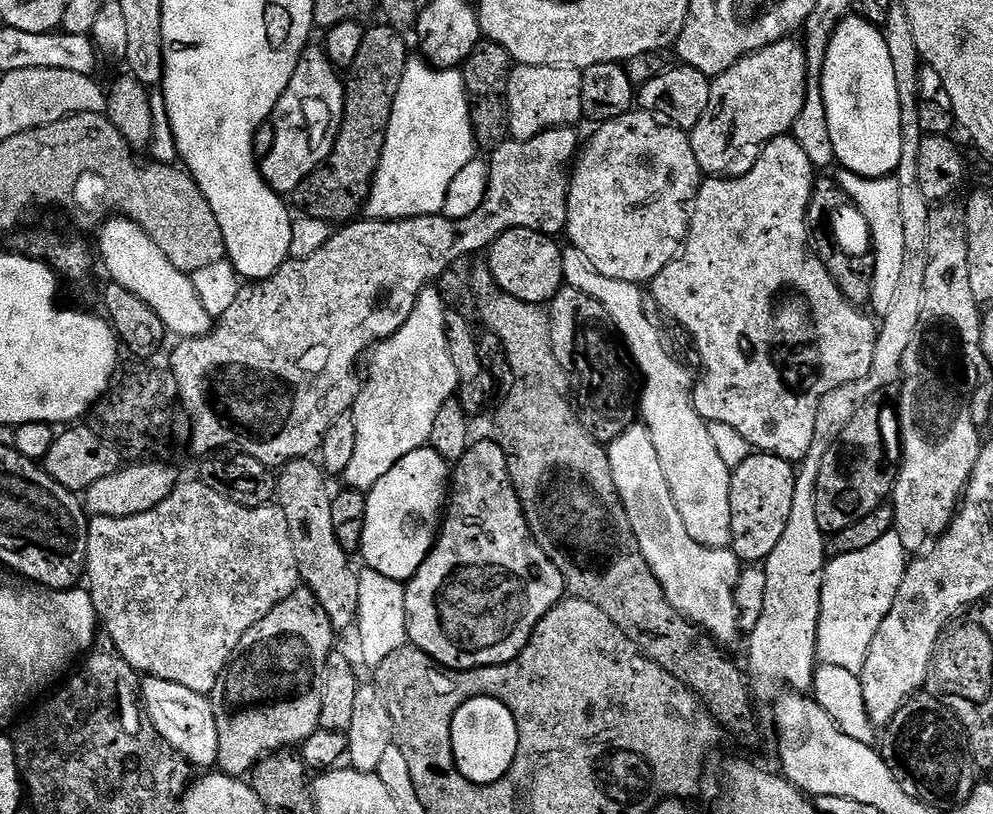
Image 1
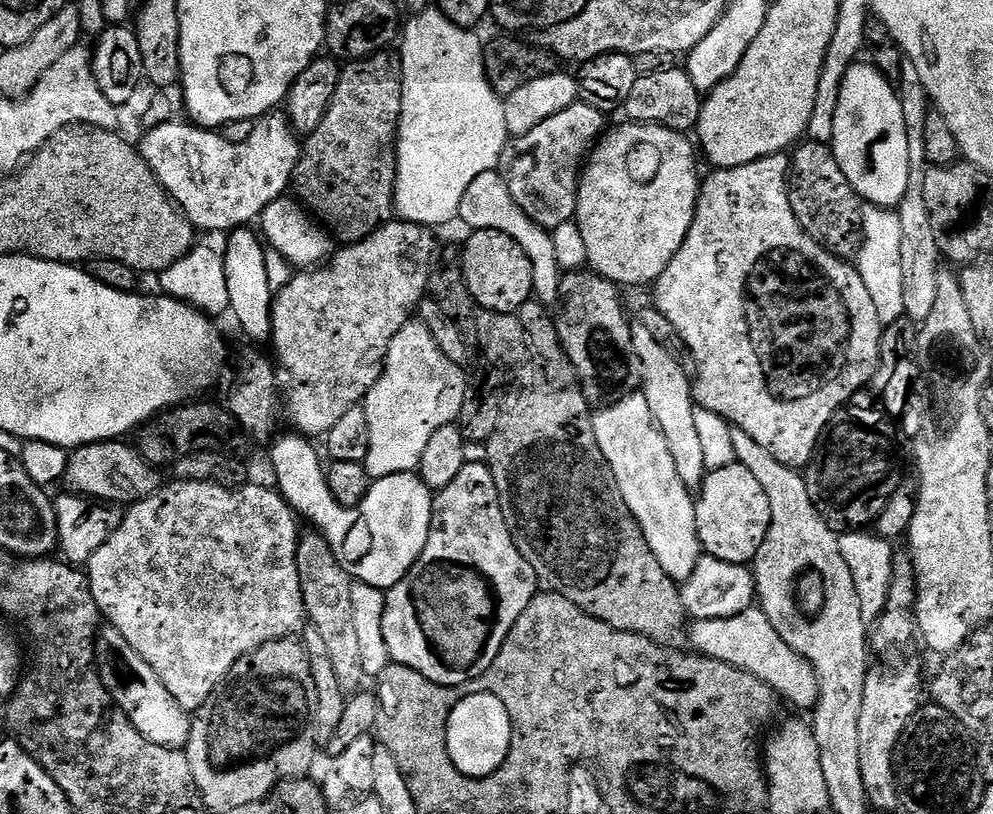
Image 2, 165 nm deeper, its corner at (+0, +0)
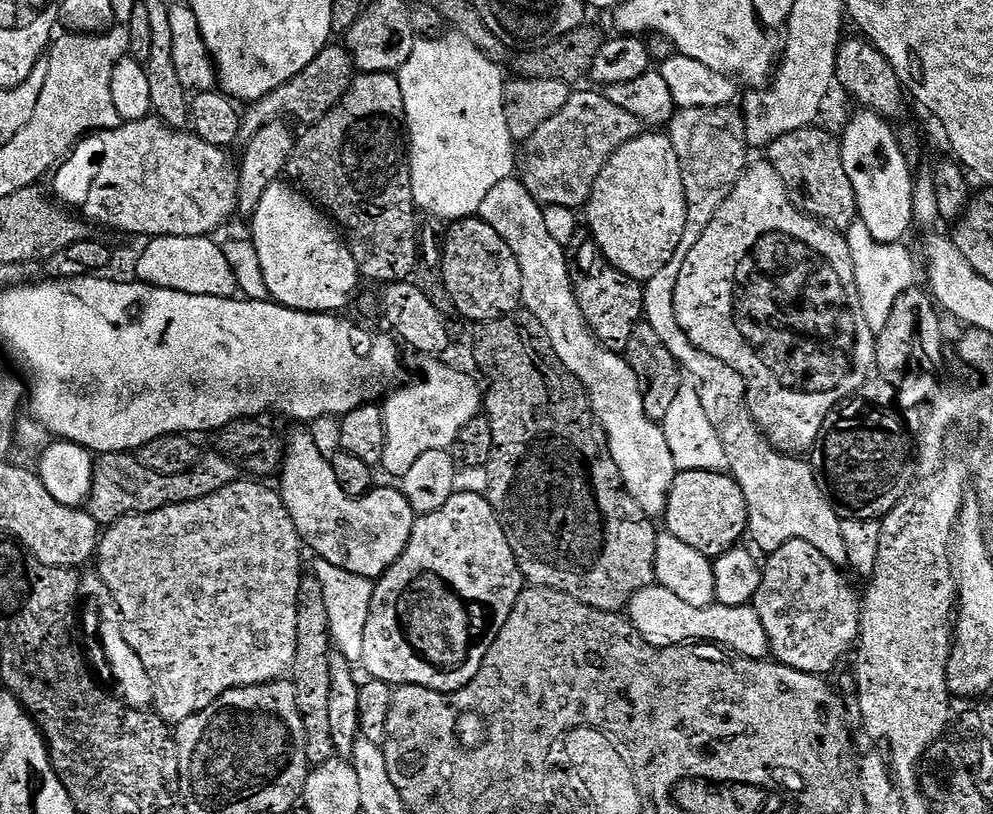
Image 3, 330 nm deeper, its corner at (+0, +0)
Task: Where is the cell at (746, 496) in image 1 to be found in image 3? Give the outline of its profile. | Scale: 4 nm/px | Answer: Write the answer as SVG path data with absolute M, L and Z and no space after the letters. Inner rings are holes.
M677 471L668 491L662 523L668 527L665 528L667 535L678 538L678 542L686 542L686 546L694 546L703 556L721 556L737 547L748 532L746 494L742 494L742 486L738 486L727 471Z

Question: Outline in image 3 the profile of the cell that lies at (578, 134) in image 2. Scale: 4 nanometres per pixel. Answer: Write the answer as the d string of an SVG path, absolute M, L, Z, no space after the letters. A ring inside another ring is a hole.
M573 91L566 106L562 106L562 110L558 110L558 114L550 118L550 122L545 122L539 130L534 130L531 138L523 141L522 179L526 190L530 190L530 194L541 206L583 209L594 190L594 182L598 182L598 174L602 174L606 162L610 162L613 154L622 146L626 146L626 142L638 138L641 134L640 120L634 118L634 114L629 114L627 110L614 106L614 102L607 100L599 91Z

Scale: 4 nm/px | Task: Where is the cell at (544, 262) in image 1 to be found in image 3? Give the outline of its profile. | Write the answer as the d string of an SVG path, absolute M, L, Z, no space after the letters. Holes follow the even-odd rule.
M469 218L467 220L457 220L447 229L444 241L442 243L442 255L440 258L440 275L444 277L444 288L448 292L448 299L453 309L457 308L468 320L475 322L487 322L497 320L503 316L511 316L522 304L522 270L518 270L518 258L514 258L514 250L502 242L502 234L494 231L494 226L490 226L486 221L479 218Z

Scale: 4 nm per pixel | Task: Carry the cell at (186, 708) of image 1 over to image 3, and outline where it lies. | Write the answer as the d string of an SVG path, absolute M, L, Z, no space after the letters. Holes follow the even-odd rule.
M88 570L83 573L80 582L80 596L96 611L100 619L100 653L94 660L94 672L101 681L113 680L116 683L115 691L119 699L123 700L130 708L151 709L154 704L154 686L150 682L150 674L146 666L142 666L142 658L130 650L130 642L124 637L124 622L120 618L120 611L106 586L100 580L100 573L95 570Z

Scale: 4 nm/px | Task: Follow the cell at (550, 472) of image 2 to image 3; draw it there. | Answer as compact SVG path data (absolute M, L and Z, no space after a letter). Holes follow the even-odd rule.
M517 310L511 316L481 323L477 328L480 329L476 332L476 364L489 380L482 408L493 431L486 495L504 527L520 572L529 585L565 592L570 598L578 598L578 602L603 612L627 609L633 592L653 587L658 531L624 487L588 393L566 370L562 358L558 358L546 326L528 311Z

